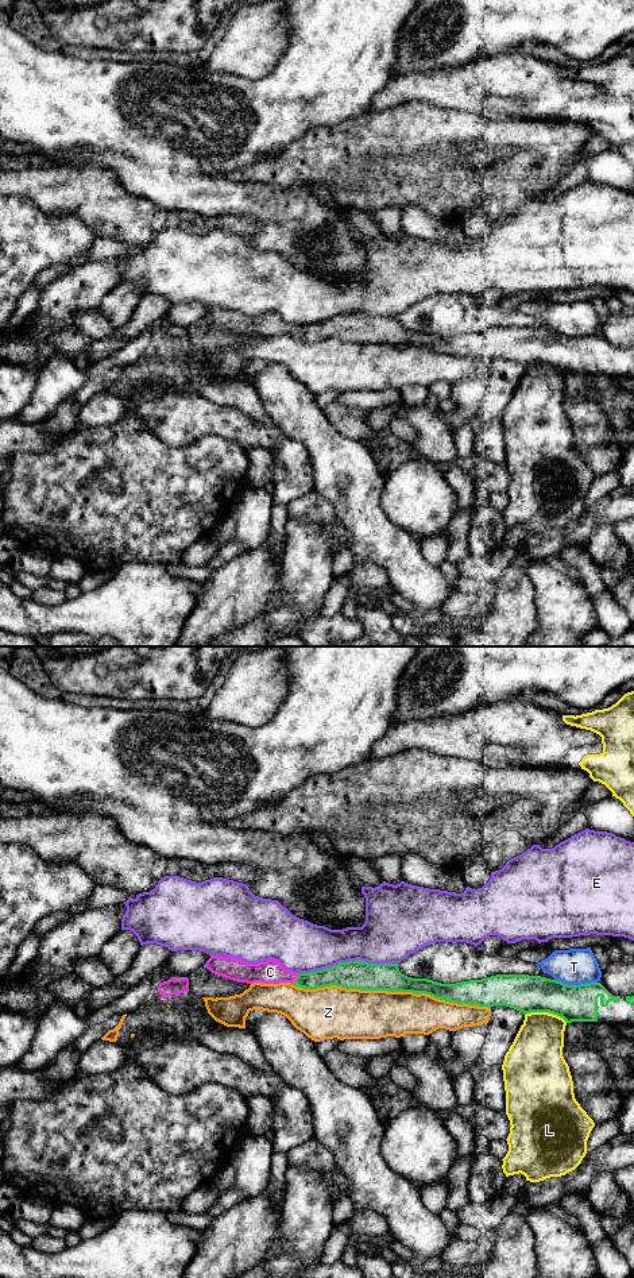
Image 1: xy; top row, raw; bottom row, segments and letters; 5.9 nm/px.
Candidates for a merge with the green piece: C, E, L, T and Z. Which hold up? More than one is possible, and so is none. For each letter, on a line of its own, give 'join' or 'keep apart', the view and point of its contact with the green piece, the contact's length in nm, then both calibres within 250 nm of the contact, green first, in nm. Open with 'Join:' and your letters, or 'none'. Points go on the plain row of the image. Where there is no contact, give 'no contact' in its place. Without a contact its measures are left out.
Join: C
C: join; contact xy (296, 331); length 80 nm; calibres 130 and 140 nm
E: keep apart; contact xy (347, 315); length 600 nm; calibres 180 and 280 nm
L: keep apart; contact xy (546, 363); length 260 nm; calibres 220 and 300 nm
T: keep apart; contact xy (576, 338); length 260 nm; calibres 220 and 220 nm
Z: keep apart; contact xy (391, 343); length 1200 nm; calibres 180 and 300 nm

